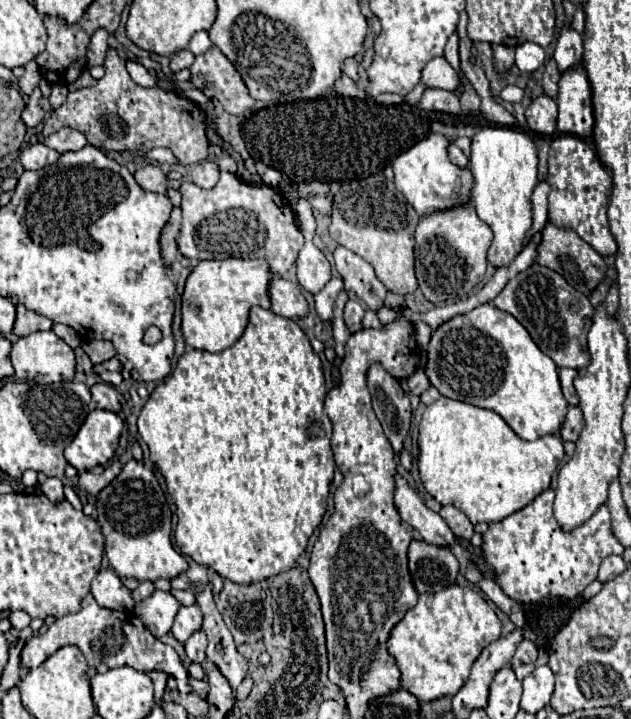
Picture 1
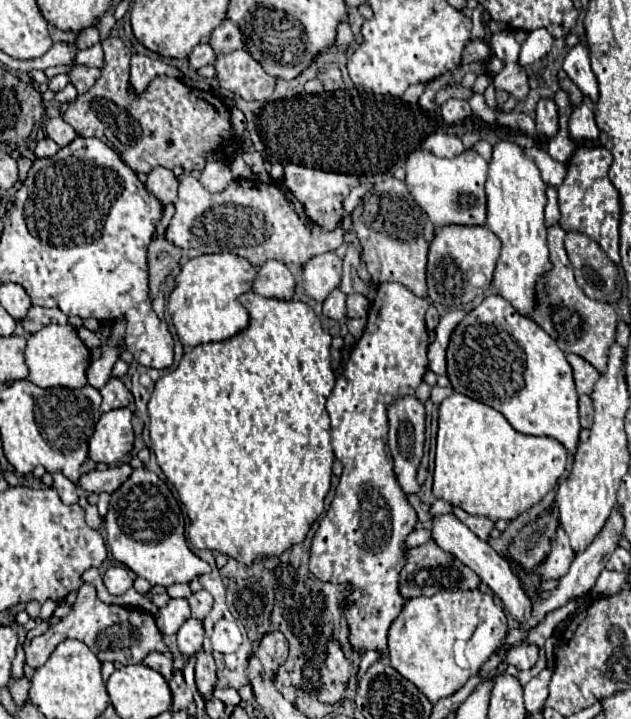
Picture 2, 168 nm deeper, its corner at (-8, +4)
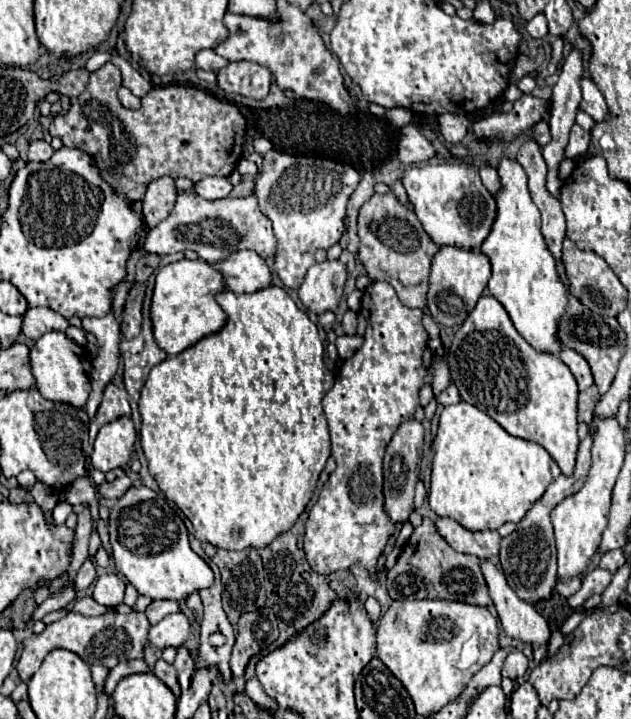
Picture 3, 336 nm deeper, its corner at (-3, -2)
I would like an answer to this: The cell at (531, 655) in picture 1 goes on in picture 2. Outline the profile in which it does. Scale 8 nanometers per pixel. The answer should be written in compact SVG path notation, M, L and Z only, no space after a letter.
M535 644L515 646L507 654L507 662L517 666L517 670L531 670L537 662L537 654L539 654L539 648Z

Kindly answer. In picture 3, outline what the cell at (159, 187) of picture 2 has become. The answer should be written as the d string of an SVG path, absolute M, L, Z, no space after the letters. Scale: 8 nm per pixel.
M162 176L148 186L146 196L142 200L142 212L148 230L154 228L160 220L164 220L172 212L174 202L176 202L176 186L170 176Z

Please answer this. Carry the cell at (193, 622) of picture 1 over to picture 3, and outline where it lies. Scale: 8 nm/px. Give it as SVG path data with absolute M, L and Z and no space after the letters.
M184 646L178 648L178 656L176 656L174 666L178 670L178 682L180 682L180 688L184 692L190 688L190 680L194 676L194 660L190 658L190 652Z

